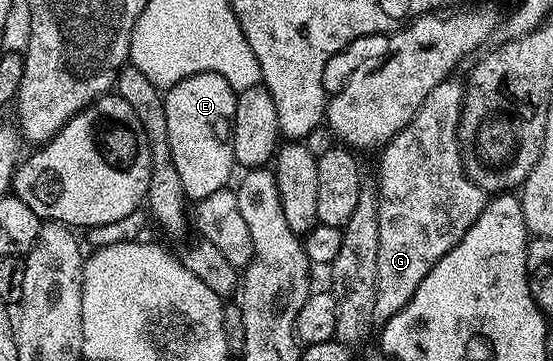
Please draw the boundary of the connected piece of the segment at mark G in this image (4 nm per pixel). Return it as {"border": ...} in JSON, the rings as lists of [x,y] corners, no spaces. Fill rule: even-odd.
{"border":[[[449,80],[438,84],[418,108],[418,112],[383,147],[378,181],[378,276],[374,320],[377,324],[389,322],[414,296],[418,284],[426,280],[430,268],[446,256],[462,240],[462,236],[484,211],[486,195],[468,178],[464,161],[460,158],[460,113],[464,107],[463,81]]]}

